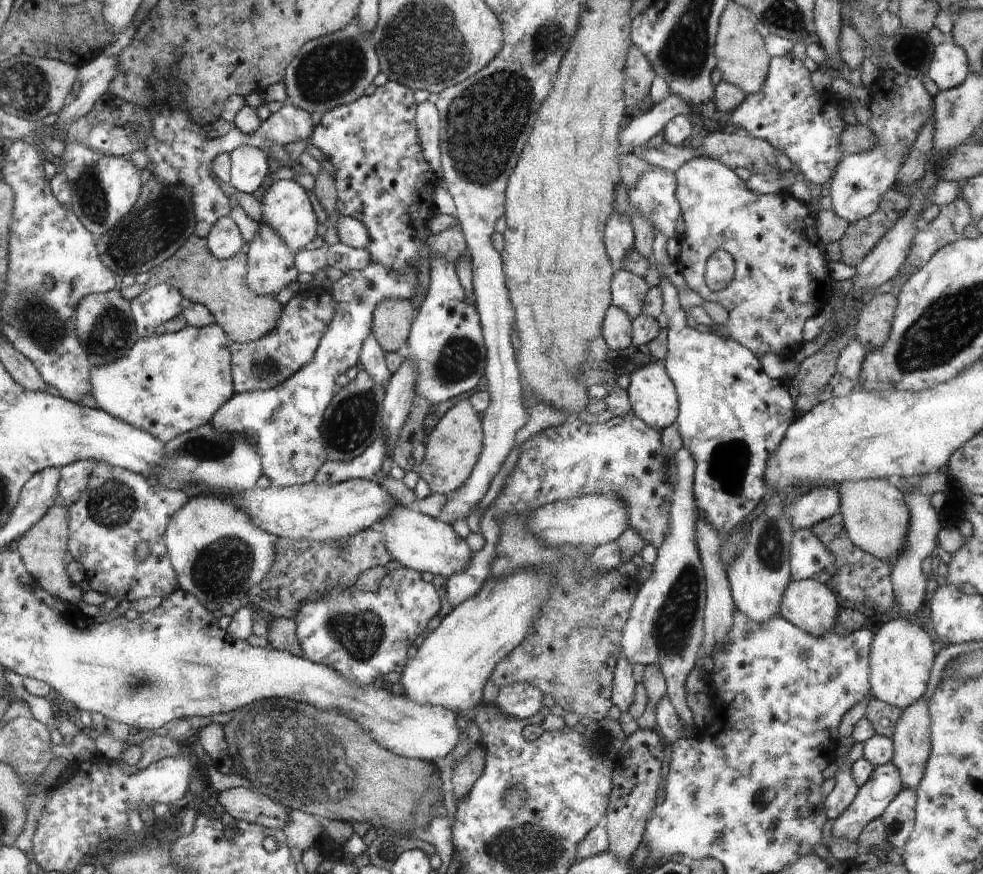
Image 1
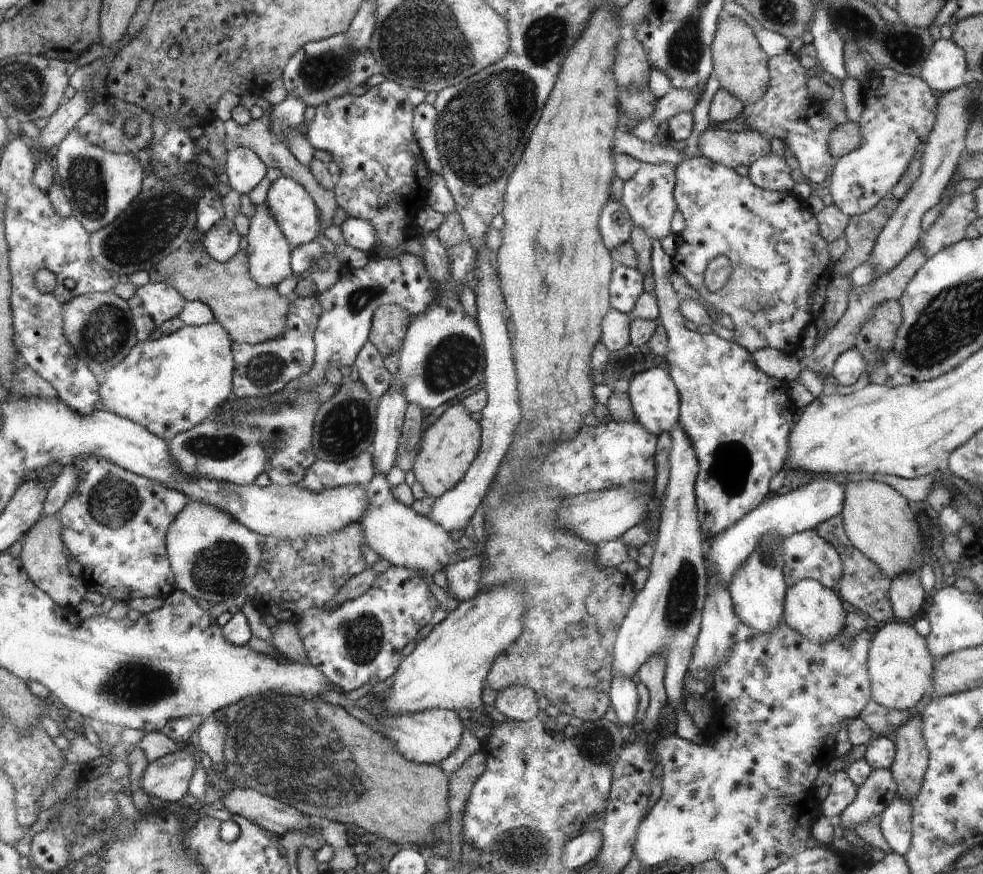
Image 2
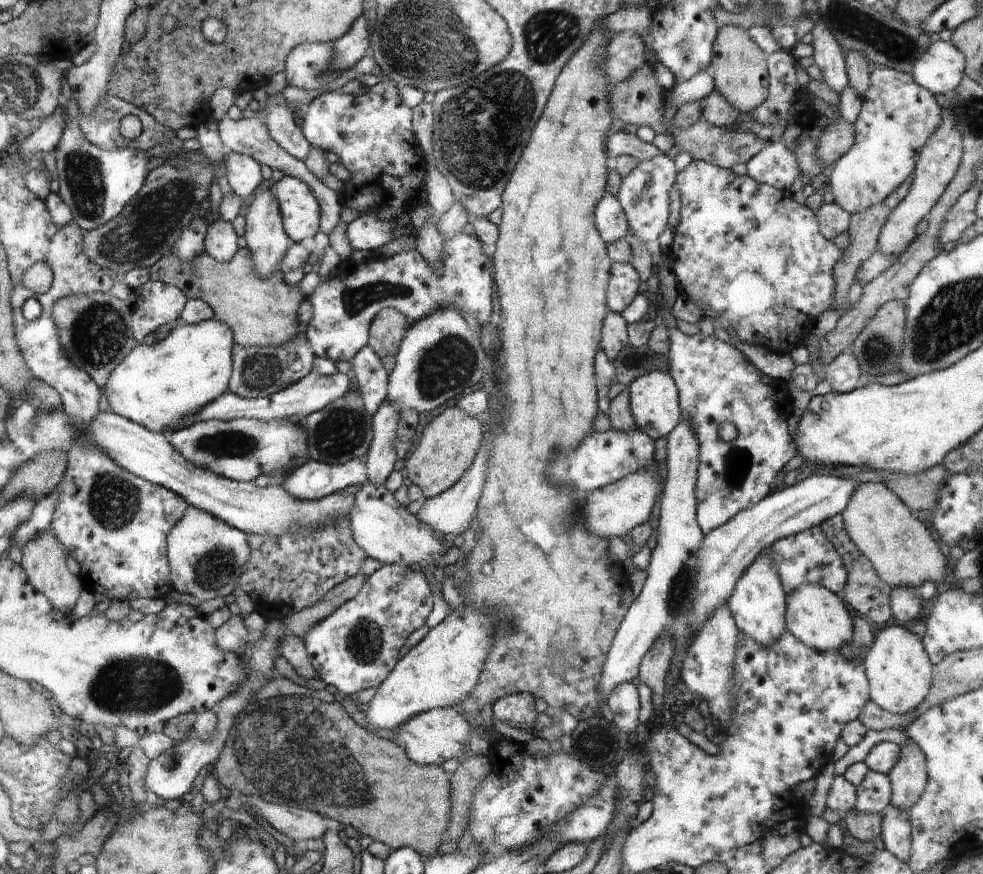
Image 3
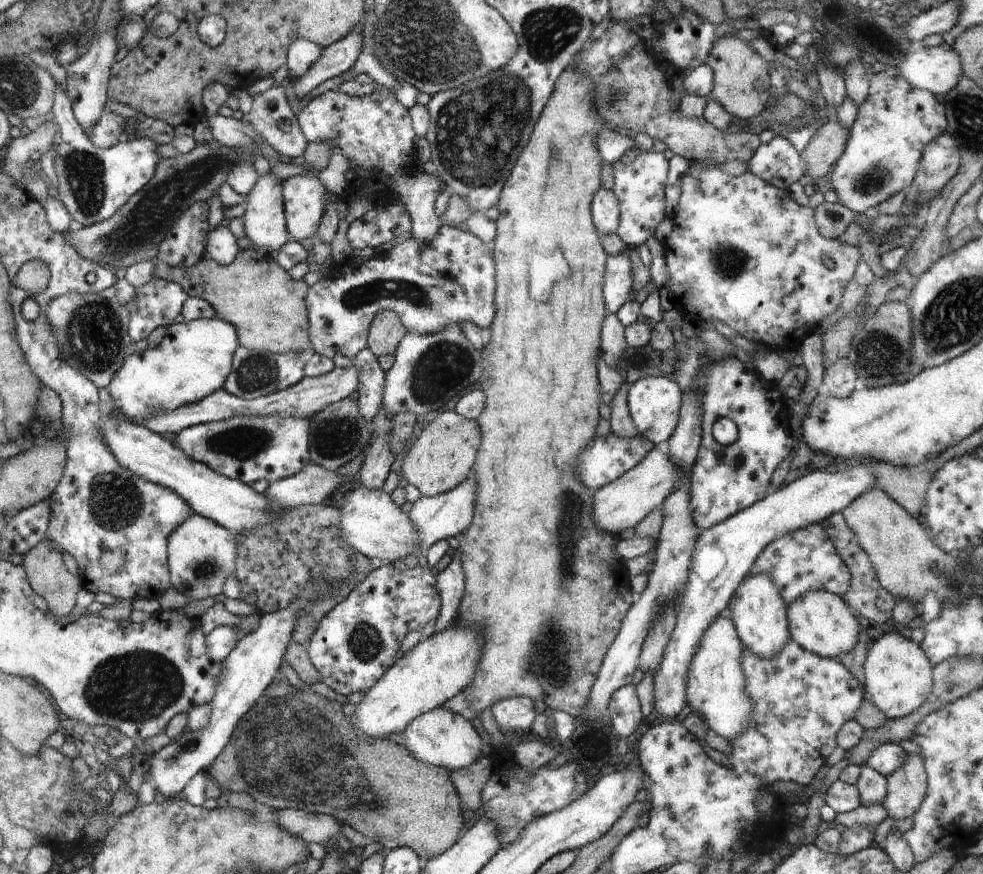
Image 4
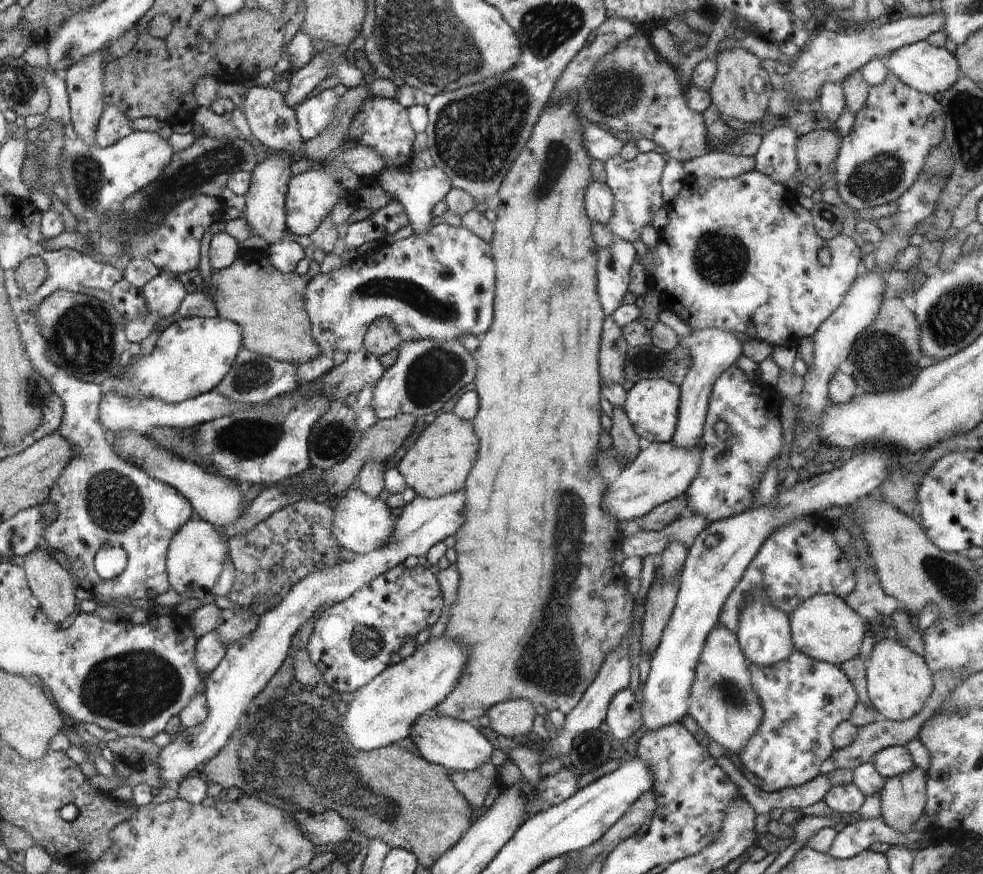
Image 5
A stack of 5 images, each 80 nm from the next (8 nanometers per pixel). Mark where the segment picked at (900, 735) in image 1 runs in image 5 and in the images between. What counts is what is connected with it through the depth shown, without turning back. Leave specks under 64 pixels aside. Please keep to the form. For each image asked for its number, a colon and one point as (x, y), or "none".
2: (908, 768)
3: (908, 778)
4: (906, 787)
5: (903, 798)

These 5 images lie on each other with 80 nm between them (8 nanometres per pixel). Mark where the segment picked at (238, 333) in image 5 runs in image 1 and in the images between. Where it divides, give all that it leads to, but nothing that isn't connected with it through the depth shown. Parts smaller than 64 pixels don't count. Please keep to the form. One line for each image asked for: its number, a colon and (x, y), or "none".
1: (166, 385)
2: (169, 385)
3: (158, 385)
4: (196, 357)

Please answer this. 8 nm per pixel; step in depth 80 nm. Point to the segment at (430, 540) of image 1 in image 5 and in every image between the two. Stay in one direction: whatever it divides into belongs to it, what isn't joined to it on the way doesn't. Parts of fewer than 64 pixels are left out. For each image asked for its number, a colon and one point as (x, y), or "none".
2: (405, 538)
3: (385, 530)
4: (371, 523)
5: (361, 524)

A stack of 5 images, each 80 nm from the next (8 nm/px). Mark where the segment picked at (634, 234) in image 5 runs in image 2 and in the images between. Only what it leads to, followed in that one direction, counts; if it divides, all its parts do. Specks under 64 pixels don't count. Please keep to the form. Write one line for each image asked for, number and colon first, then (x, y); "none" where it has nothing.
2: (648, 196)
3: (644, 194)
4: (639, 186)

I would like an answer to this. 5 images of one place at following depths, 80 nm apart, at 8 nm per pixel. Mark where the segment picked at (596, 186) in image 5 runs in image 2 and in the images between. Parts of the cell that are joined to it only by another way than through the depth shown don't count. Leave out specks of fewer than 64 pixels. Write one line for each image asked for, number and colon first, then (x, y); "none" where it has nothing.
2: (615, 224)
3: (611, 221)
4: (605, 210)

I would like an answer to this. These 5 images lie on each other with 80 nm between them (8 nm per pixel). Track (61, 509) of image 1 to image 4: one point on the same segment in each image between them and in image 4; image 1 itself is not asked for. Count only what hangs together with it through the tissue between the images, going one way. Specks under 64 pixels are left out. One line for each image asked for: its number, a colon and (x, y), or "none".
2: (44, 551)
3: (44, 559)
4: (45, 570)

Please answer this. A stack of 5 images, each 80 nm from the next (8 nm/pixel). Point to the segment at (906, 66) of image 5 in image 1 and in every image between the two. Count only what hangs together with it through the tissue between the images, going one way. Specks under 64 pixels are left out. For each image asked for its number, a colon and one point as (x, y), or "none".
1: (949, 67)
2: (945, 69)
3: (940, 69)
4: (937, 70)

